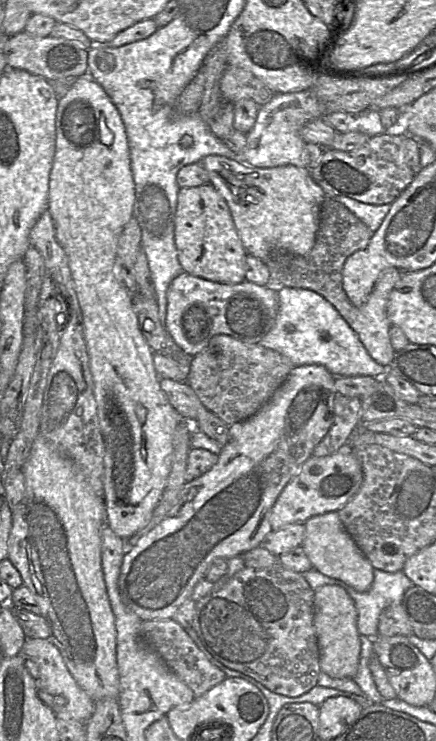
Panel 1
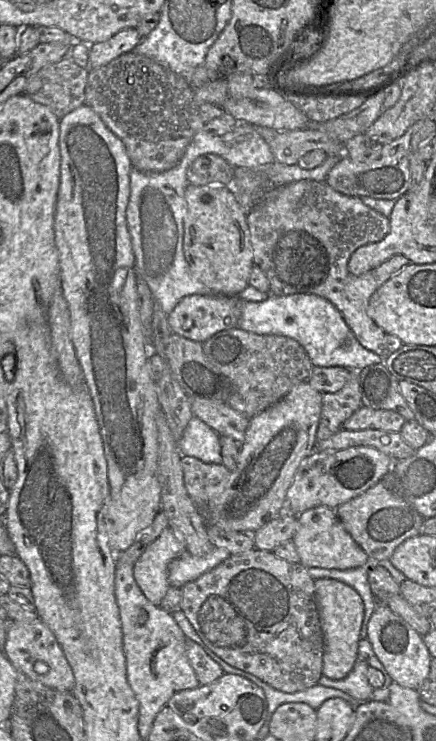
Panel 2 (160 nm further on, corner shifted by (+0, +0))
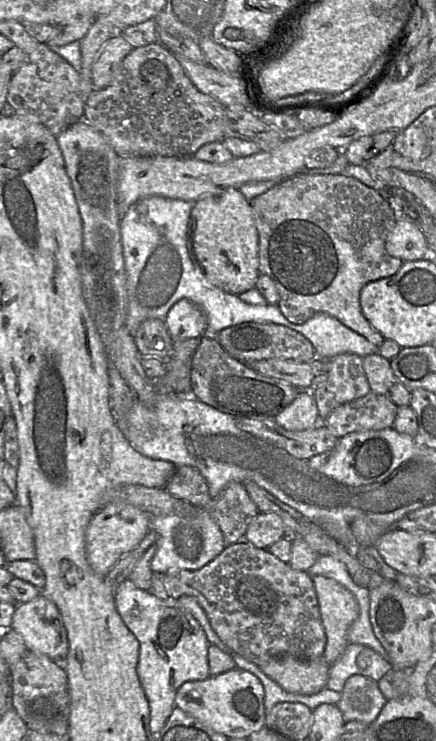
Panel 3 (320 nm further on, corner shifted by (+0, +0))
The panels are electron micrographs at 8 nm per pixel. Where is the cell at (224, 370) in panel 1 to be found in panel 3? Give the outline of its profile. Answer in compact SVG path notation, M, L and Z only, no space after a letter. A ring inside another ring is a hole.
M243 322L221 330L215 338L231 357L243 364L265 359L310 361L317 356L313 345L305 336L275 323Z

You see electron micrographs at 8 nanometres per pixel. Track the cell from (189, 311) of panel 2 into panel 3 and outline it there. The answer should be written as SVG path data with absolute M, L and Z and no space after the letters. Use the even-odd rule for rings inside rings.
M188 299L177 301L170 308L164 322L173 341L201 338L207 329L204 313Z

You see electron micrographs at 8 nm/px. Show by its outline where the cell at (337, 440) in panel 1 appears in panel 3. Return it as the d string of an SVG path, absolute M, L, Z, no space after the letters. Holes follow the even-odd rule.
M343 353L325 360L327 372L319 376L319 380L309 390L316 401L320 422L336 407L370 392L363 369L363 357Z

